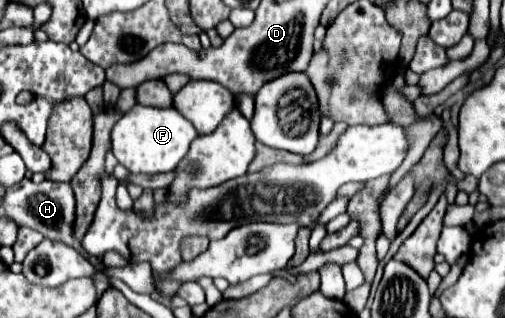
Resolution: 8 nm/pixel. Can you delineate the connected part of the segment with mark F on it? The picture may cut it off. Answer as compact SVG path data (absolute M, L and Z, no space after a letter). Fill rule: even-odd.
M134 105L112 129L112 153L130 173L168 173L174 171L182 157L188 153L190 143L198 137L194 125L174 107L158 109Z

